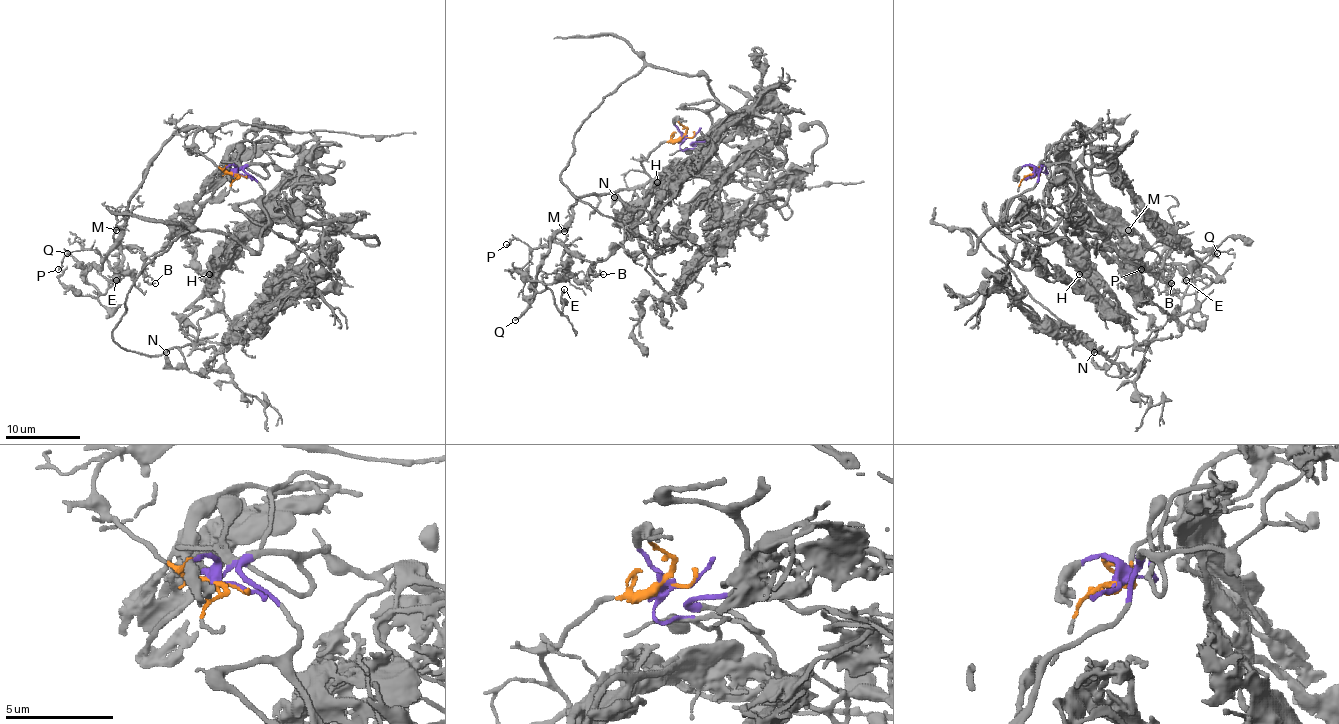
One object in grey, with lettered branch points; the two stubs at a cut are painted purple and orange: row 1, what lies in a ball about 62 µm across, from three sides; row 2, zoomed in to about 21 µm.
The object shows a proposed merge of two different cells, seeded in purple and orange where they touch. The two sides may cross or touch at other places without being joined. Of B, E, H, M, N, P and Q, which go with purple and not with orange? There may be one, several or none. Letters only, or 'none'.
B, H, N

